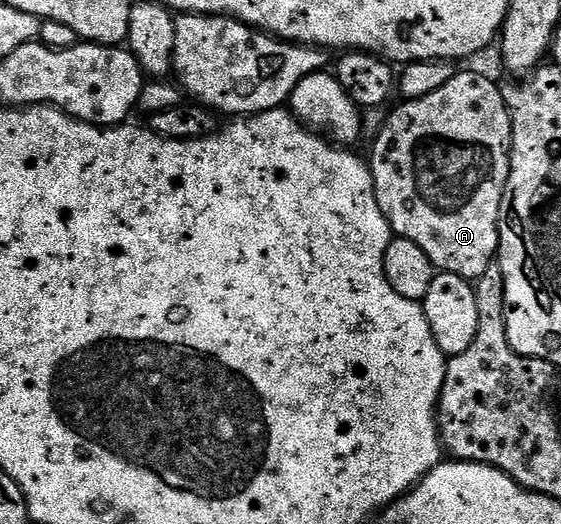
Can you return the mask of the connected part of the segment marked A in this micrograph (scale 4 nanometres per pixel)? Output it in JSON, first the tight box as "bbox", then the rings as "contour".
{"bbox":[371,70,513,281],"contour":[[[463,70],[456,73],[441,88],[435,89],[433,93],[427,93],[418,99],[406,99],[389,115],[389,120],[381,127],[377,140],[373,143],[373,159],[371,158],[371,170],[373,173],[373,188],[375,197],[379,201],[379,209],[383,217],[387,217],[389,228],[393,230],[394,236],[398,239],[415,241],[427,257],[431,257],[434,268],[438,272],[446,271],[452,275],[458,275],[470,281],[476,281],[487,273],[487,269],[494,263],[499,249],[499,213],[505,186],[509,180],[509,152],[513,145],[513,117],[509,106],[498,84],[493,84],[485,75],[476,75],[473,71]]]}

